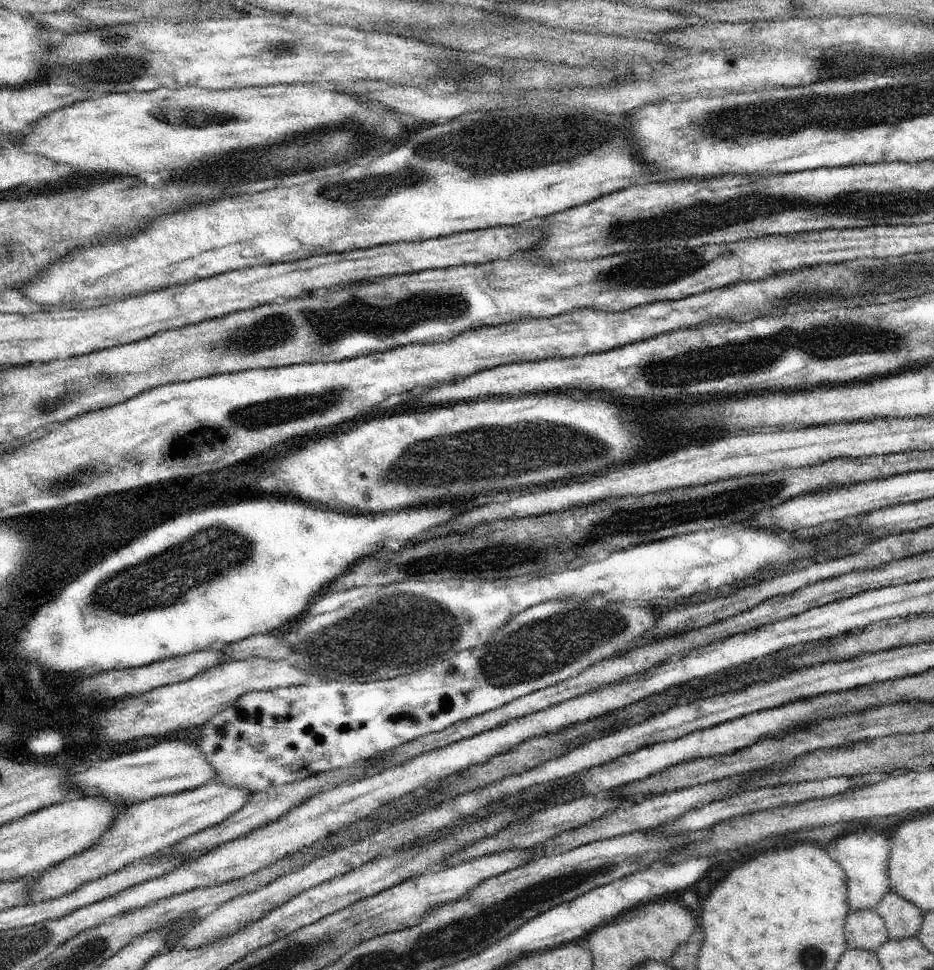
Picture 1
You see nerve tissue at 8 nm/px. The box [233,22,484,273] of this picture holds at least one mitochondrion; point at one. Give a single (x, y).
(286, 49)

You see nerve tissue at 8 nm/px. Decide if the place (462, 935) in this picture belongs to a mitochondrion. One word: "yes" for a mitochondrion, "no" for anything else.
yes

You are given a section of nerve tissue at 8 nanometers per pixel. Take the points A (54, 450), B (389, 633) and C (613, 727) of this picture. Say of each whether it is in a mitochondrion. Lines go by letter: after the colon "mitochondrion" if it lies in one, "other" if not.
A: other
B: mitochondrion
C: other

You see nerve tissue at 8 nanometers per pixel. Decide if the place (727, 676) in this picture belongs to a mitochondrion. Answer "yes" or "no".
no

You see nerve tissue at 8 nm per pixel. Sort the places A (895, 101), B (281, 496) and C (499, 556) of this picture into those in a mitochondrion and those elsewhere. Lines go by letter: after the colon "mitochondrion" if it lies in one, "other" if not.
A: mitochondrion
B: other
C: mitochondrion

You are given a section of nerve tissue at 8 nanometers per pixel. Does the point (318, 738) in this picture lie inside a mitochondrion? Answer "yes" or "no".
no

